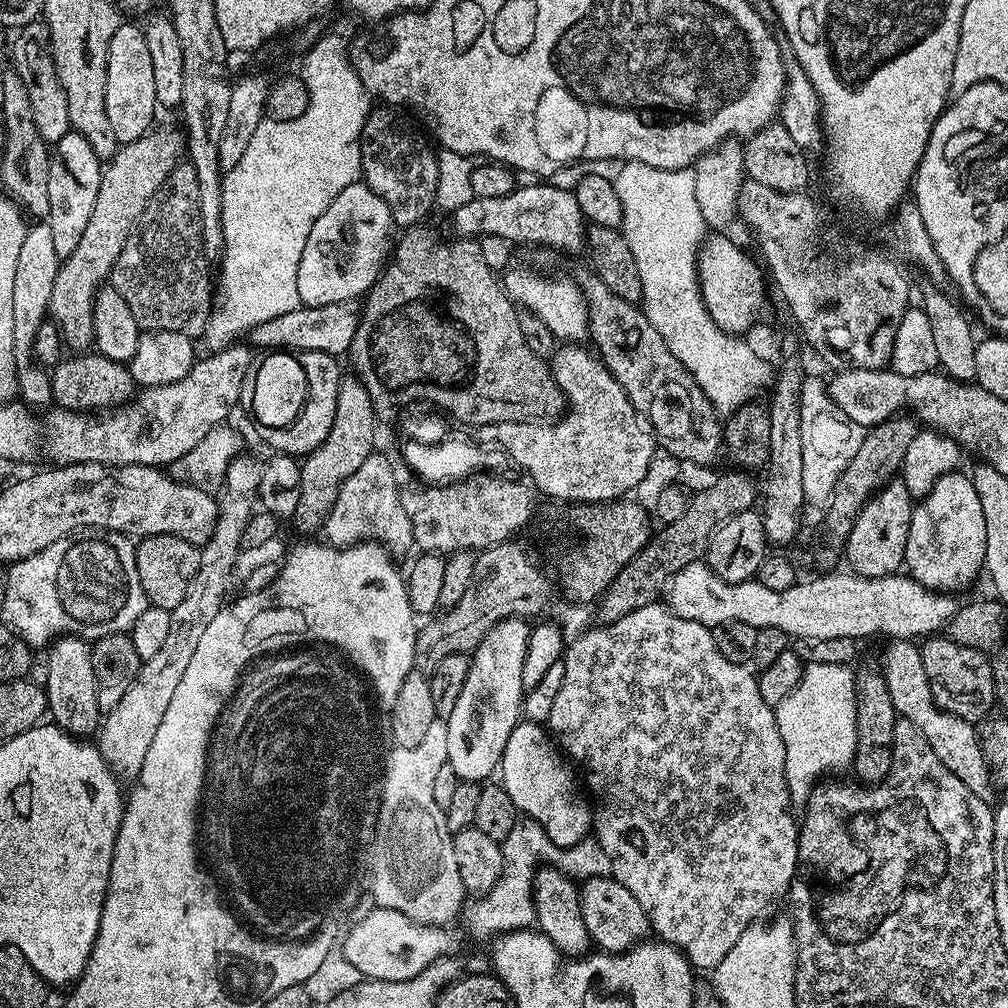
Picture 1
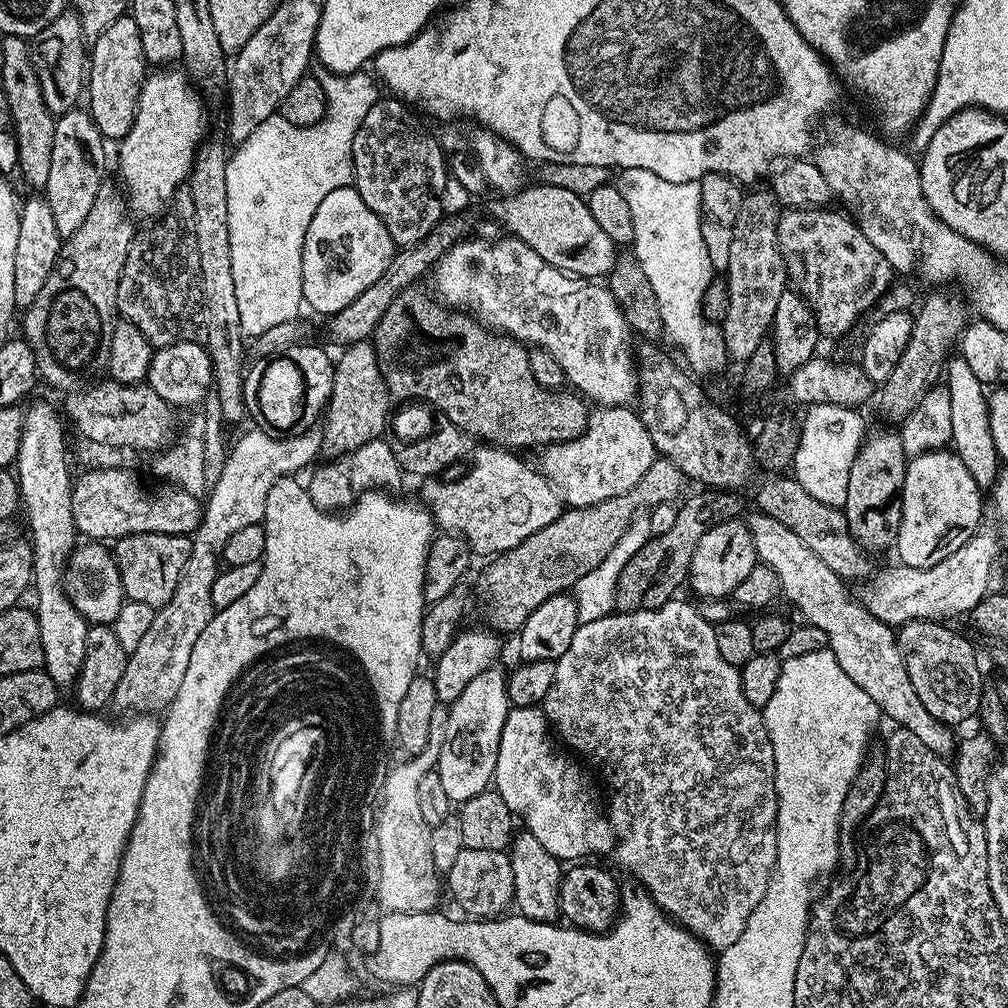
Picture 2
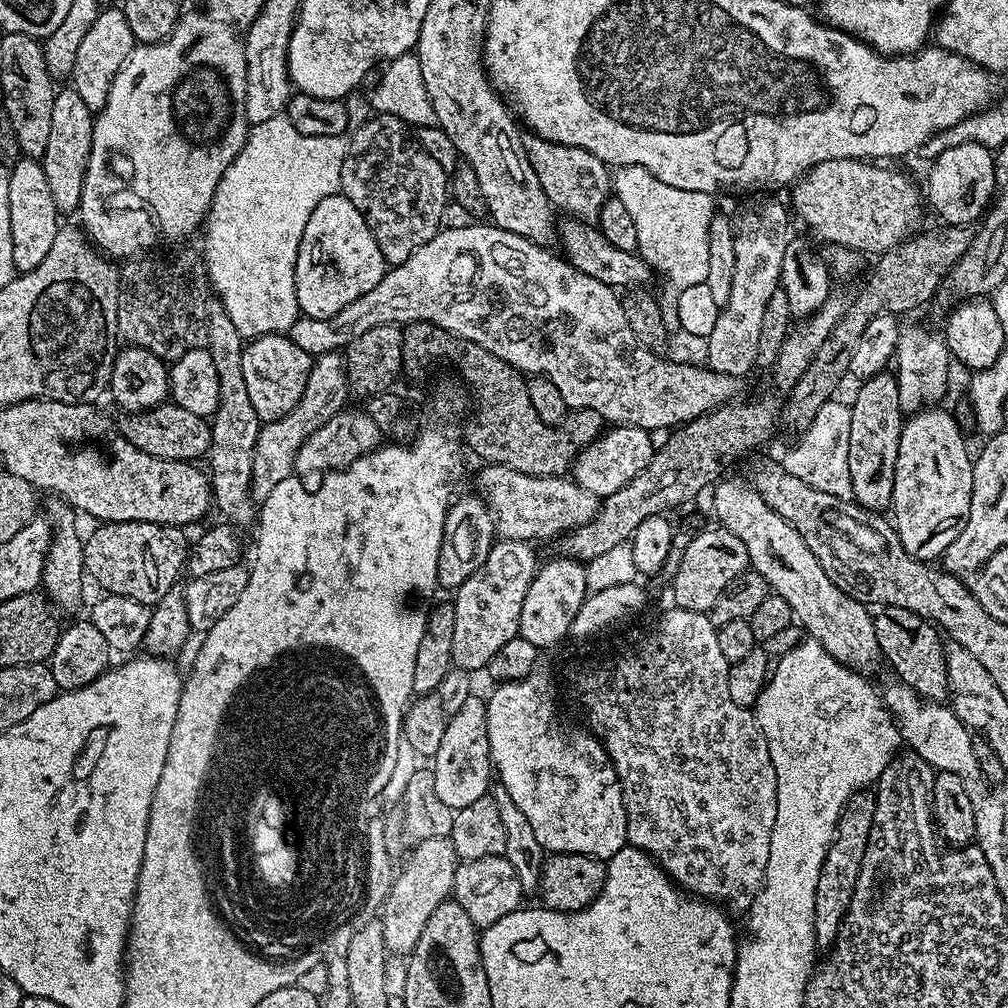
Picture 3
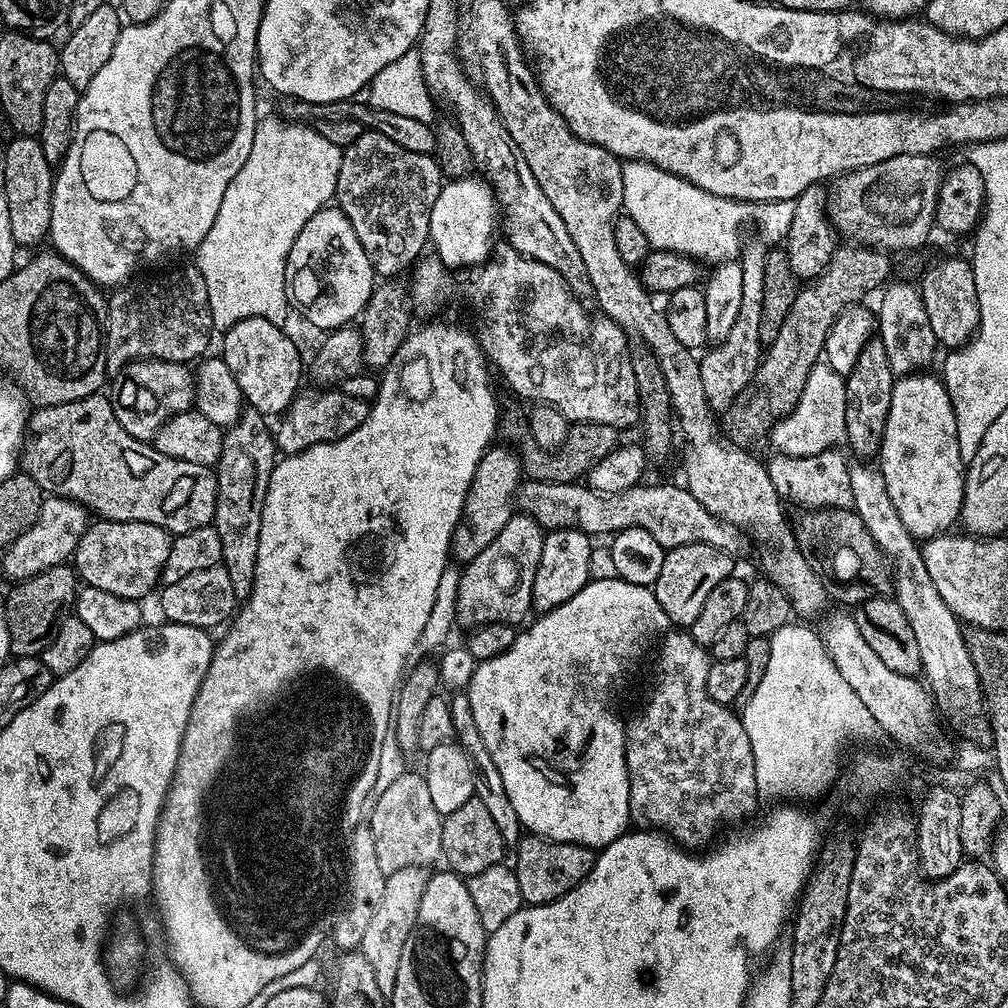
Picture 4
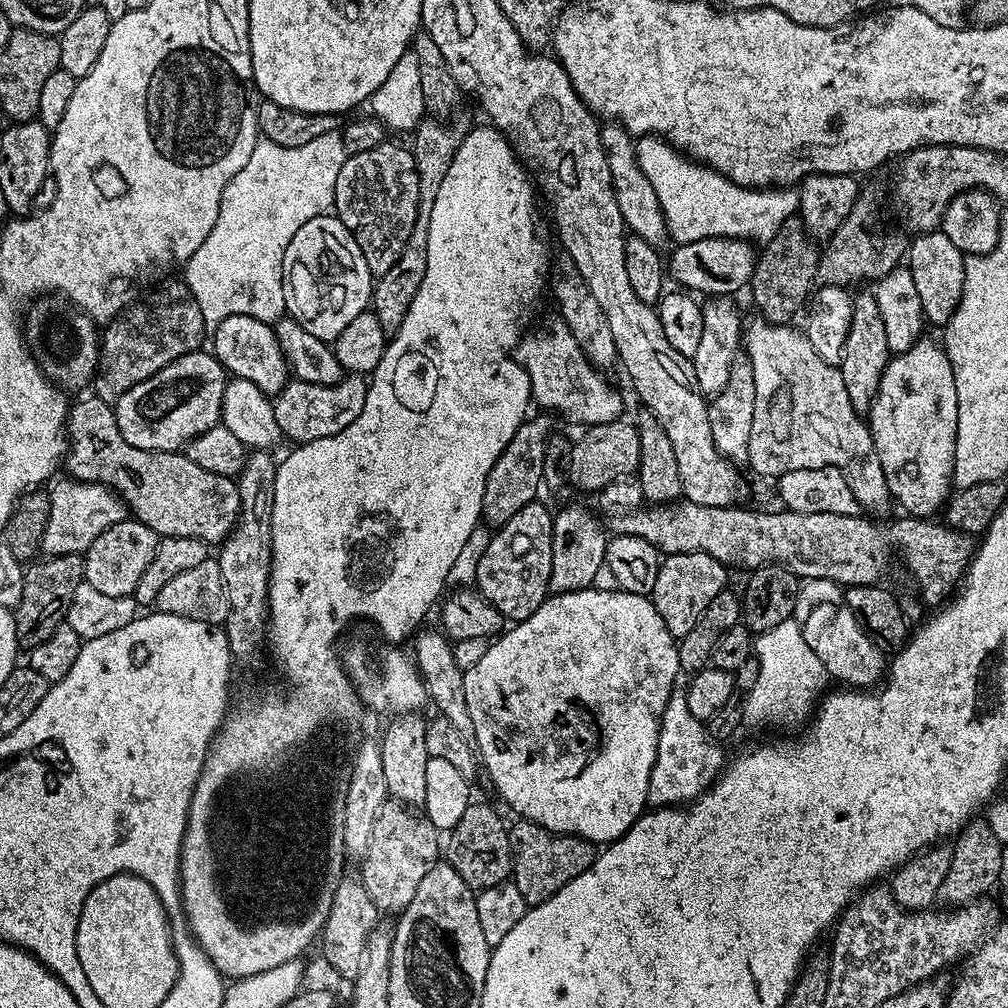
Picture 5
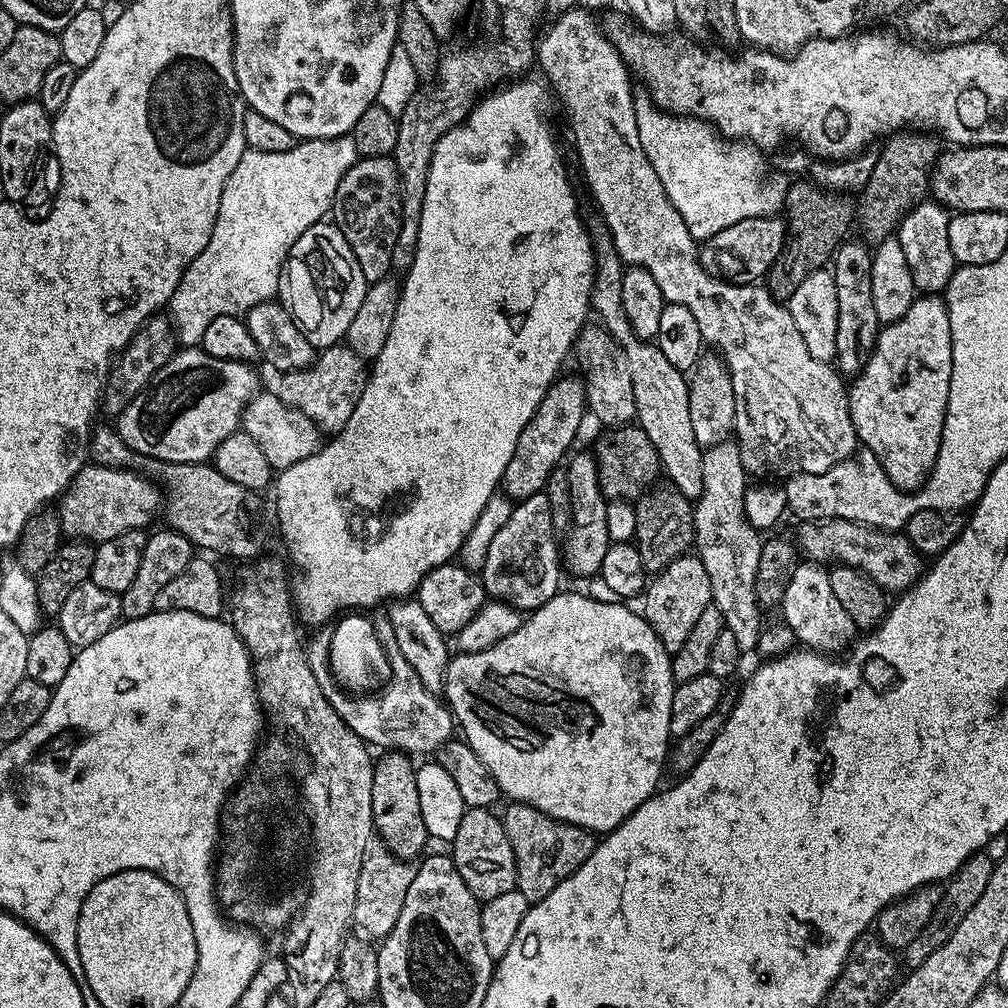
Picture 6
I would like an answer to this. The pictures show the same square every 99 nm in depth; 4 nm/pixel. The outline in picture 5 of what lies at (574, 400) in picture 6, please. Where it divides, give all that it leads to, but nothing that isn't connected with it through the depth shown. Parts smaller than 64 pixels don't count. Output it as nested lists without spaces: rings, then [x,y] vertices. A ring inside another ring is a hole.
[[[548,414],[540,415],[544,416],[534,417],[533,415],[518,426],[514,438],[510,438],[506,450],[502,450],[498,462],[494,462],[490,470],[486,478],[486,494],[482,494],[482,510],[480,511],[485,525],[499,526],[510,522],[510,518],[514,518],[514,514],[518,514],[522,506],[531,504],[537,499],[536,491],[541,491],[543,485],[543,454],[549,437],[554,432],[553,417]]]

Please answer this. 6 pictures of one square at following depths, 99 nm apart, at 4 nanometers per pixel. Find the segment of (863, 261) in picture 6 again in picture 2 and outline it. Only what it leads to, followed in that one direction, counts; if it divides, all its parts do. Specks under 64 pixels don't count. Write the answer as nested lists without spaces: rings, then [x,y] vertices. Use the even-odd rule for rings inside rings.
[[[876,432],[860,445],[860,452],[850,466],[850,482],[846,486],[846,502],[842,509],[850,534],[861,548],[872,554],[891,549],[902,522],[902,498],[900,491],[906,478],[909,455],[905,452],[899,435],[892,432]]]

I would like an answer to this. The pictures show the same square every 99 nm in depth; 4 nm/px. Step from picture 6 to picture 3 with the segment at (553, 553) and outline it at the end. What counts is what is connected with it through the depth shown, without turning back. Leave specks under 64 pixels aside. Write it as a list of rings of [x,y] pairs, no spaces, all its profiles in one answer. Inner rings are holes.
[[[502,540],[493,543],[486,562],[460,588],[455,589],[454,654],[452,663],[471,674],[487,669],[490,658],[510,638],[520,635],[522,598],[536,576],[538,559],[527,540]]]

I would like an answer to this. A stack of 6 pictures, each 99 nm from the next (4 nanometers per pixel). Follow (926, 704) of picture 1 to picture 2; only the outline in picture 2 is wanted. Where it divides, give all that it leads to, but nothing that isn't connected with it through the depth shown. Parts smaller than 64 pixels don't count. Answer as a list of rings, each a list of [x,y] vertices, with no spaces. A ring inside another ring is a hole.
[[[763,514],[747,517],[746,523],[754,538],[756,559],[761,564],[770,566],[780,583],[783,599],[789,600],[802,615],[804,620],[817,633],[826,637],[826,647],[834,654],[838,666],[874,698],[881,713],[893,721],[893,725],[910,730],[925,746],[930,746],[934,754],[948,758],[954,752],[953,729],[940,720],[934,719],[918,702],[914,686],[910,686],[910,674],[906,672],[906,662],[902,650],[896,641],[896,632],[889,625],[883,624],[870,610],[866,610],[855,595],[848,593],[849,585],[840,579],[790,526],[782,526],[778,518]]]

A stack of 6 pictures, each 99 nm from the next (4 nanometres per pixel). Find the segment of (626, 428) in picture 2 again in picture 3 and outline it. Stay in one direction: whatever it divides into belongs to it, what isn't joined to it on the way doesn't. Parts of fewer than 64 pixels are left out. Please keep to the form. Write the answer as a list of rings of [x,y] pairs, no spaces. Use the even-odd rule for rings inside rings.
[[[612,426],[600,433],[600,437],[592,444],[587,444],[571,466],[571,479],[582,490],[588,490],[590,494],[598,497],[606,497],[614,494],[614,490],[622,490],[635,476],[650,462],[654,451],[654,443],[647,428],[625,428]]]

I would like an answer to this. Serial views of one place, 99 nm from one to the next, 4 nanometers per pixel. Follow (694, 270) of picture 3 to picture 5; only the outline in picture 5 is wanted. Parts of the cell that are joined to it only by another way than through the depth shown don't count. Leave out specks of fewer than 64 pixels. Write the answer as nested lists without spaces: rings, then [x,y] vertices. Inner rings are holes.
[[[642,136],[635,145],[638,166],[642,166],[642,174],[650,178],[650,186],[654,186],[654,194],[658,194],[668,235],[676,244],[721,236],[763,246],[774,238],[782,222],[799,213],[799,187],[743,188],[685,156],[661,137]]]

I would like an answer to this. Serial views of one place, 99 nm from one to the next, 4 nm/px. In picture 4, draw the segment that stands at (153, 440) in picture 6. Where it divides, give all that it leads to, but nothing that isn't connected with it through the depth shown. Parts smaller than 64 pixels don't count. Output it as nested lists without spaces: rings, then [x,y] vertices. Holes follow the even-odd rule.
[[[135,360],[133,364],[127,364],[115,380],[116,385],[110,391],[112,409],[126,434],[139,440],[151,441],[165,422],[189,411],[196,399],[194,372],[188,364],[175,364],[169,360]]]

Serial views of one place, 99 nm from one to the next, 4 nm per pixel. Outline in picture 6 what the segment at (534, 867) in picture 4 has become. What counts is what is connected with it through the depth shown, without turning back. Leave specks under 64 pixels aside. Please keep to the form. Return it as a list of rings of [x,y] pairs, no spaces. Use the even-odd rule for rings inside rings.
[[[512,802],[507,806],[509,808],[502,812],[502,819],[506,838],[510,838],[510,846],[514,850],[516,891],[528,899],[529,905],[537,904],[554,891],[554,886],[570,878],[586,858],[590,858],[598,840],[588,829],[550,818],[550,814],[542,814],[542,810],[529,804]]]

